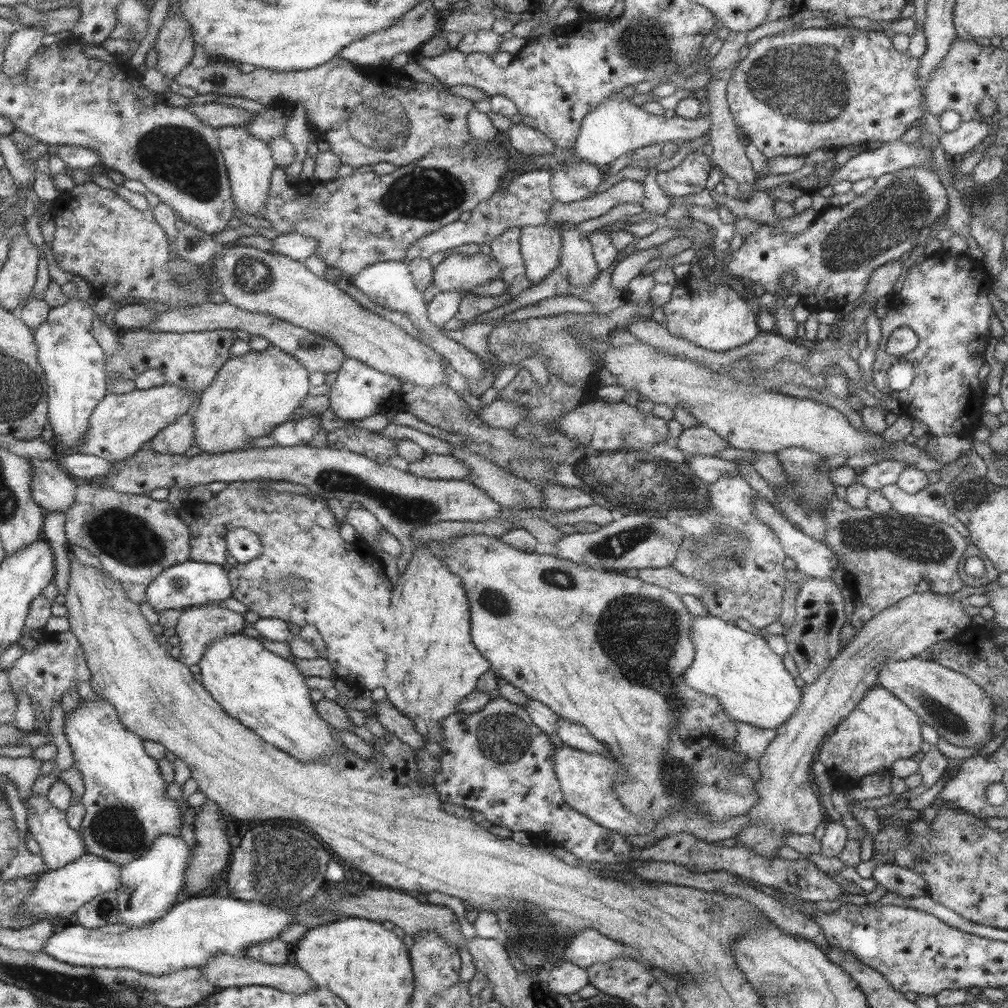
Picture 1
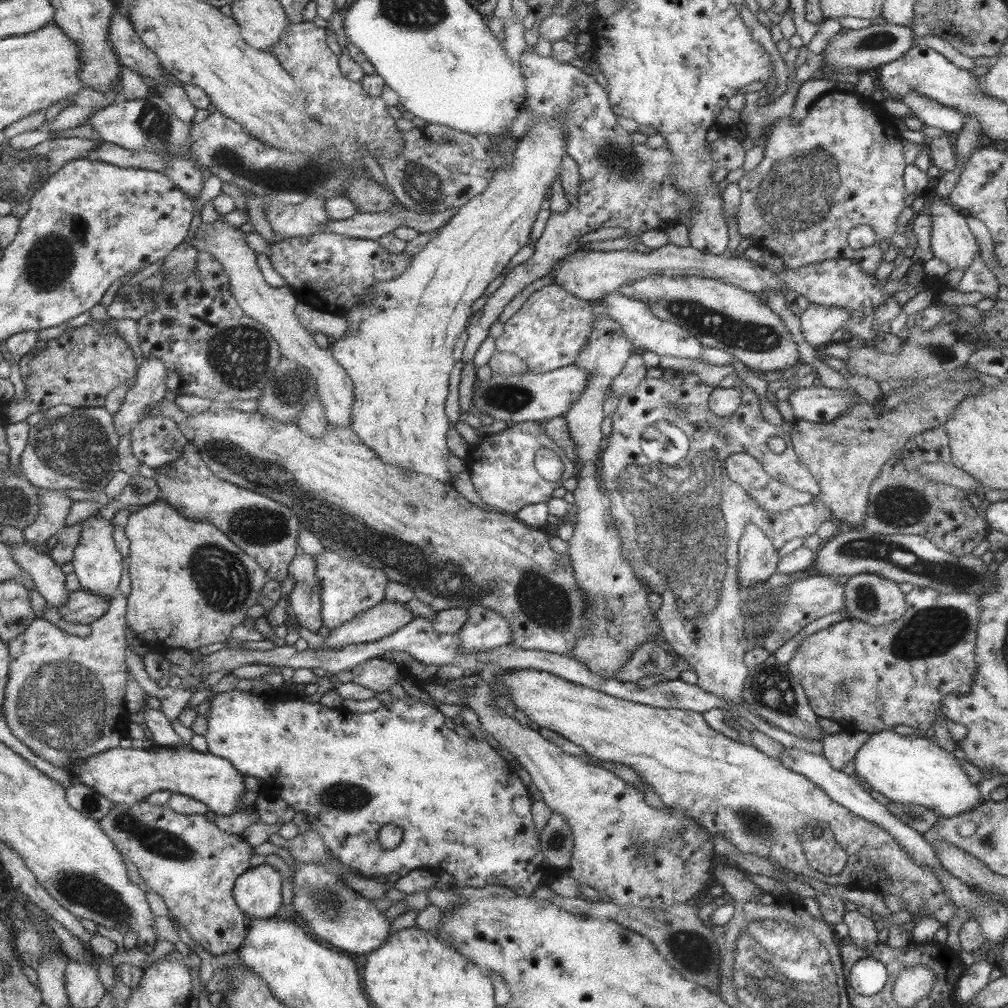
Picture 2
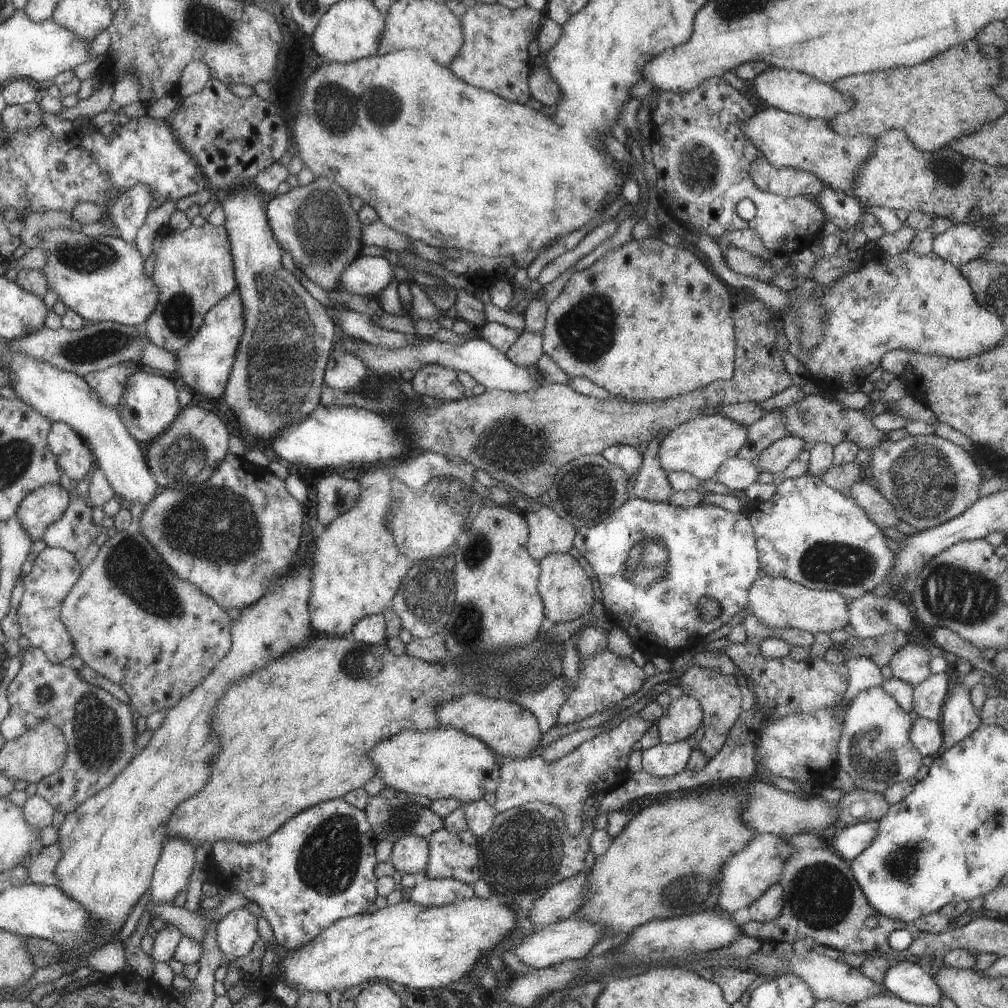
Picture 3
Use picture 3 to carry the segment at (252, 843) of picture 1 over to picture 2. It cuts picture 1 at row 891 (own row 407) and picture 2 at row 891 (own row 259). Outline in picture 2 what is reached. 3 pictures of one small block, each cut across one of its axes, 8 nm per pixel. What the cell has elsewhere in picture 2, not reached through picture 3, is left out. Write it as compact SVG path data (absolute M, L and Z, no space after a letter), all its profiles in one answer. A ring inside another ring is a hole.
M270 865L250 867L234 883L234 902L249 919L271 919L281 906L281 878Z

